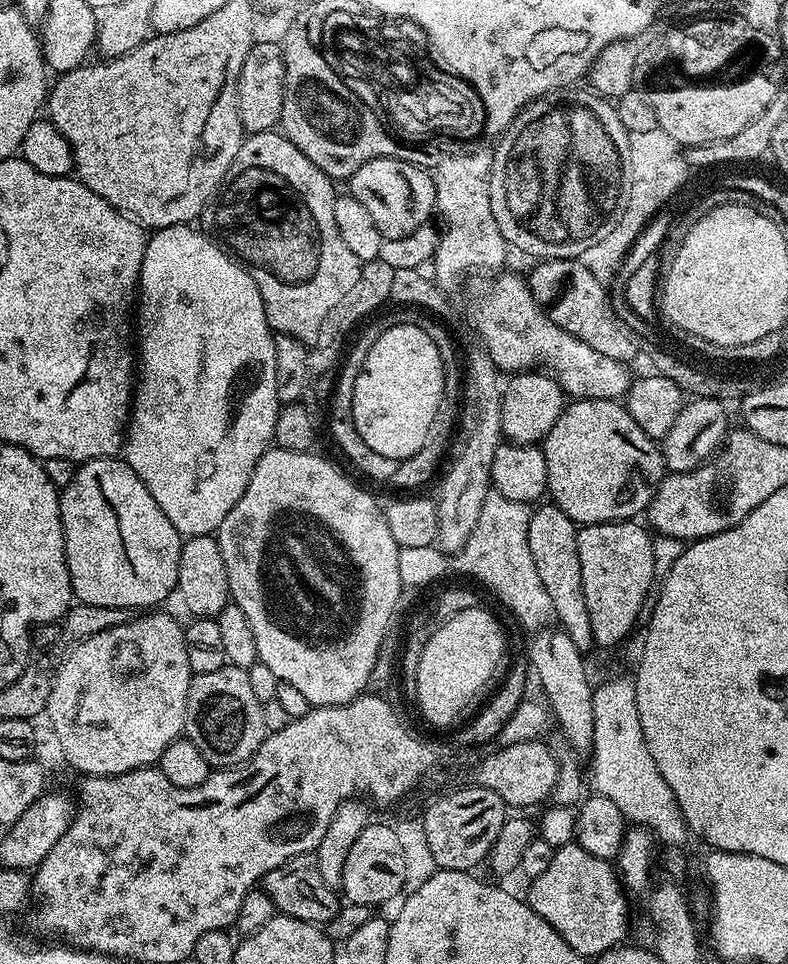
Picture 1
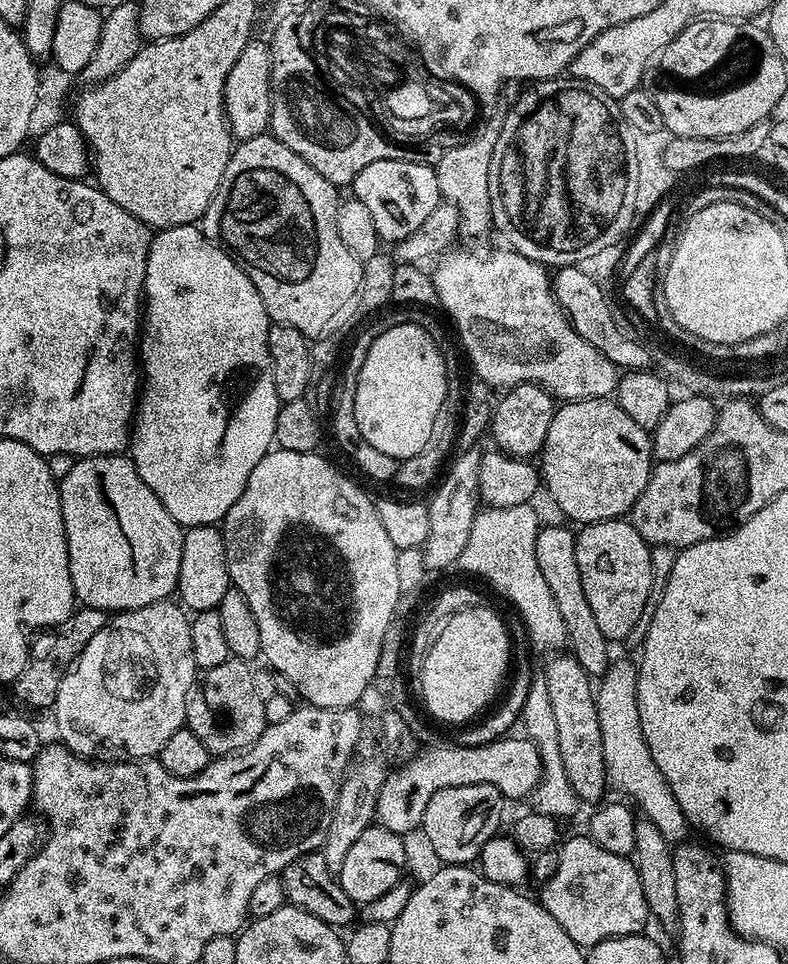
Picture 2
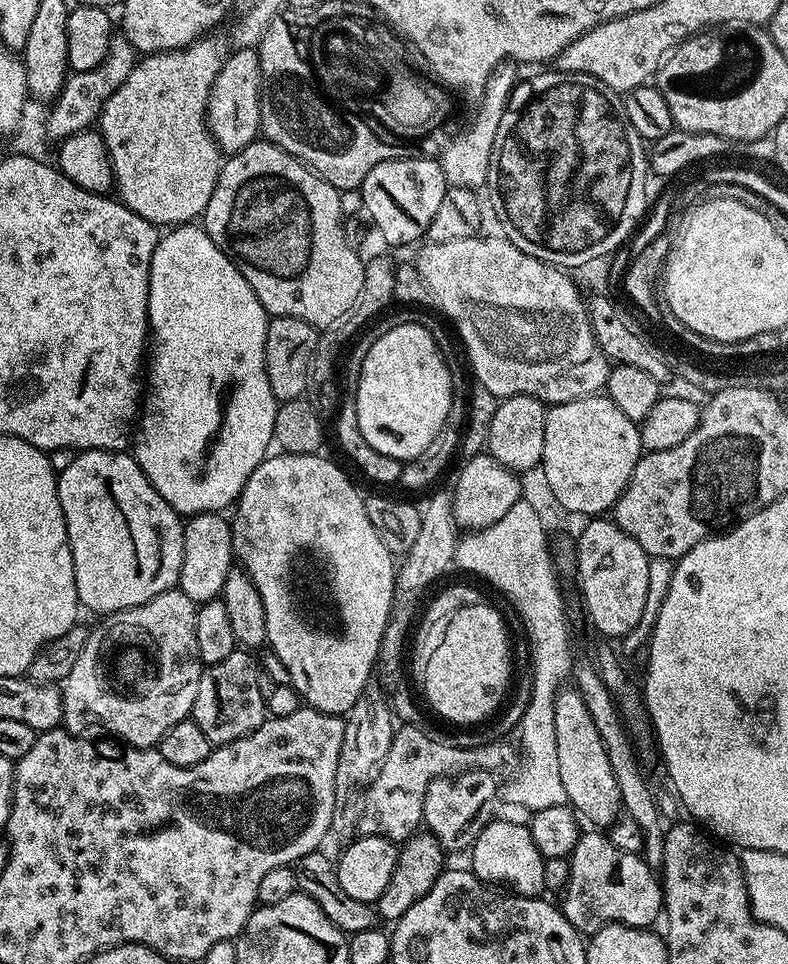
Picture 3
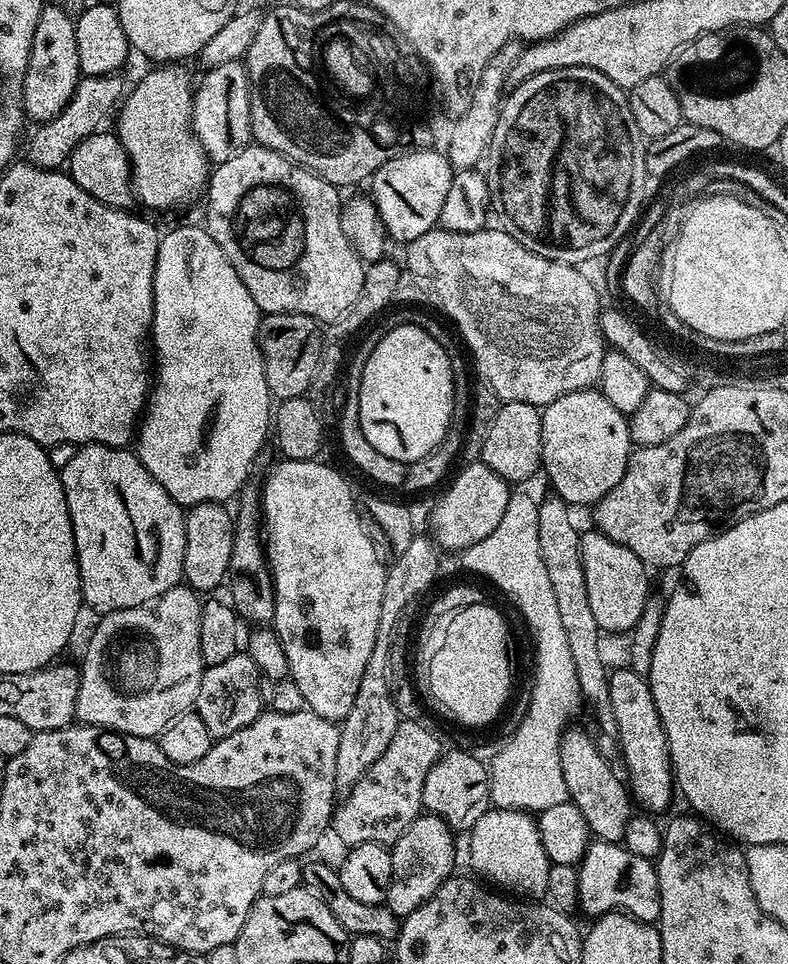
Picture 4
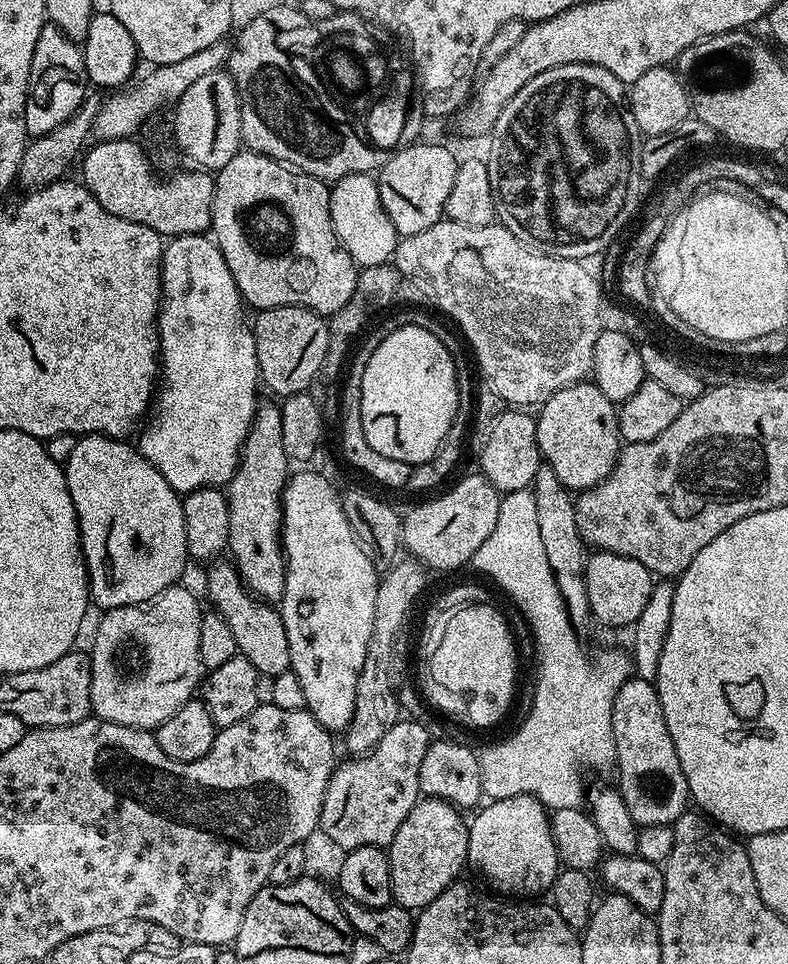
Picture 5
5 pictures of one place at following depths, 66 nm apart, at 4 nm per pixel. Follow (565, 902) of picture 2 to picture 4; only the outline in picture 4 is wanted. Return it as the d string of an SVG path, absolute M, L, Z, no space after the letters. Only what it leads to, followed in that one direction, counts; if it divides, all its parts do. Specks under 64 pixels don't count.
M593 839L581 858L578 874L579 911L584 911L588 918L604 916L613 910L624 912L640 920L643 924L655 925L660 919L660 891L658 874L653 861L638 858L630 854L623 843L611 844L605 840Z

